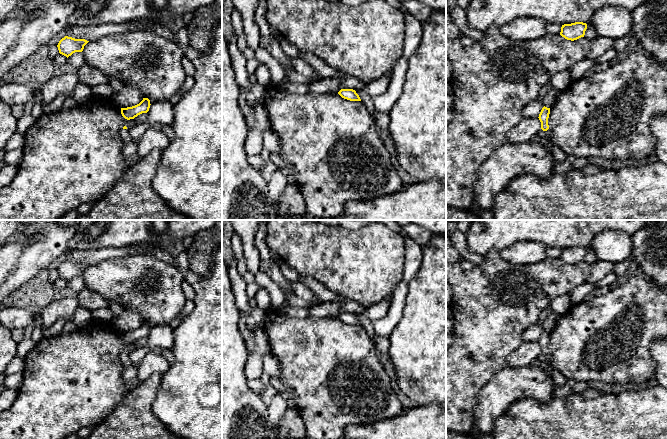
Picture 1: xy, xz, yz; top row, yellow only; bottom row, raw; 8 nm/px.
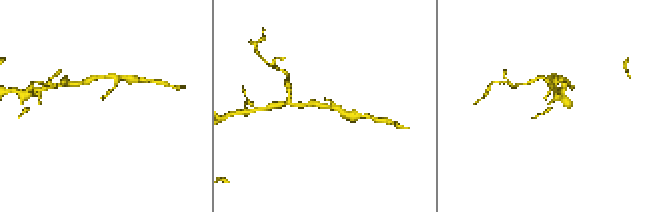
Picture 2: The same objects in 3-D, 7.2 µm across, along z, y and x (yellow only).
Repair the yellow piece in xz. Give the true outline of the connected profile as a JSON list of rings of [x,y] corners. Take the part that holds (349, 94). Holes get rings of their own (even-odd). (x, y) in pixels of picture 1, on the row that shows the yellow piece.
[[[341,89],[338,94],[347,100],[350,101],[361,101],[359,95],[356,93],[355,90],[353,89]]]

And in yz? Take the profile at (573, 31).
[[[575,22],[571,24],[564,24],[561,27],[560,35],[567,40],[577,40],[584,37],[587,24],[583,22]]]

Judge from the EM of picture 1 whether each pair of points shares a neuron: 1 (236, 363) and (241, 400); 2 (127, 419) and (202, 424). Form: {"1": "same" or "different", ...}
{"1": "same", "2": "different"}

